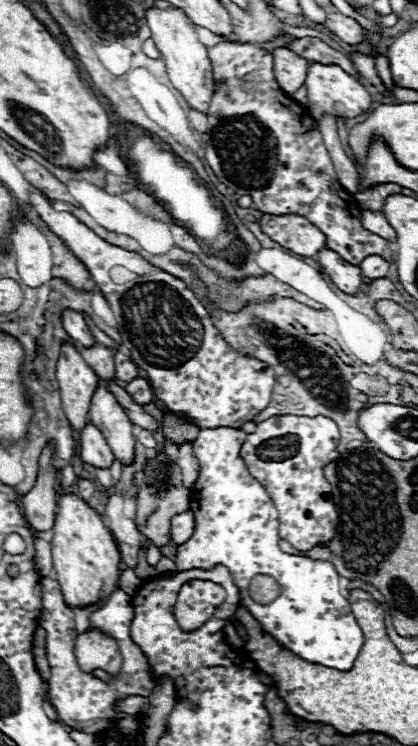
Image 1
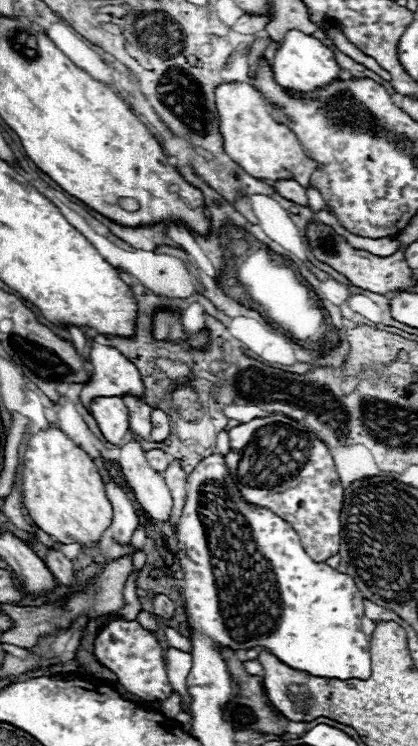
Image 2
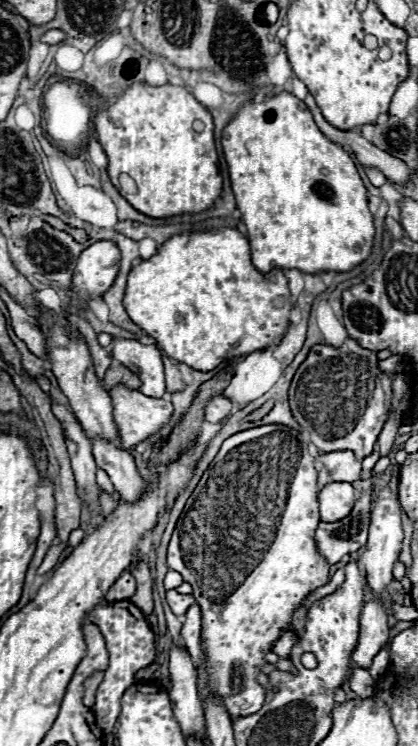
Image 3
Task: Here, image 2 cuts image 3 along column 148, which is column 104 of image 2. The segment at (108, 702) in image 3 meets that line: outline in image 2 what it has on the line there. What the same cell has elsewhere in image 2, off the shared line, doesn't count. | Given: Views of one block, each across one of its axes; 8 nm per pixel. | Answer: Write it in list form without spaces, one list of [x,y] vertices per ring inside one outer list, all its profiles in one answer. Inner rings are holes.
[[[114,618],[104,624],[94,642],[94,654],[100,664],[110,668],[128,694],[138,696],[140,700],[164,700],[172,694],[172,686],[166,676],[164,650],[154,634],[144,630],[136,620]]]

